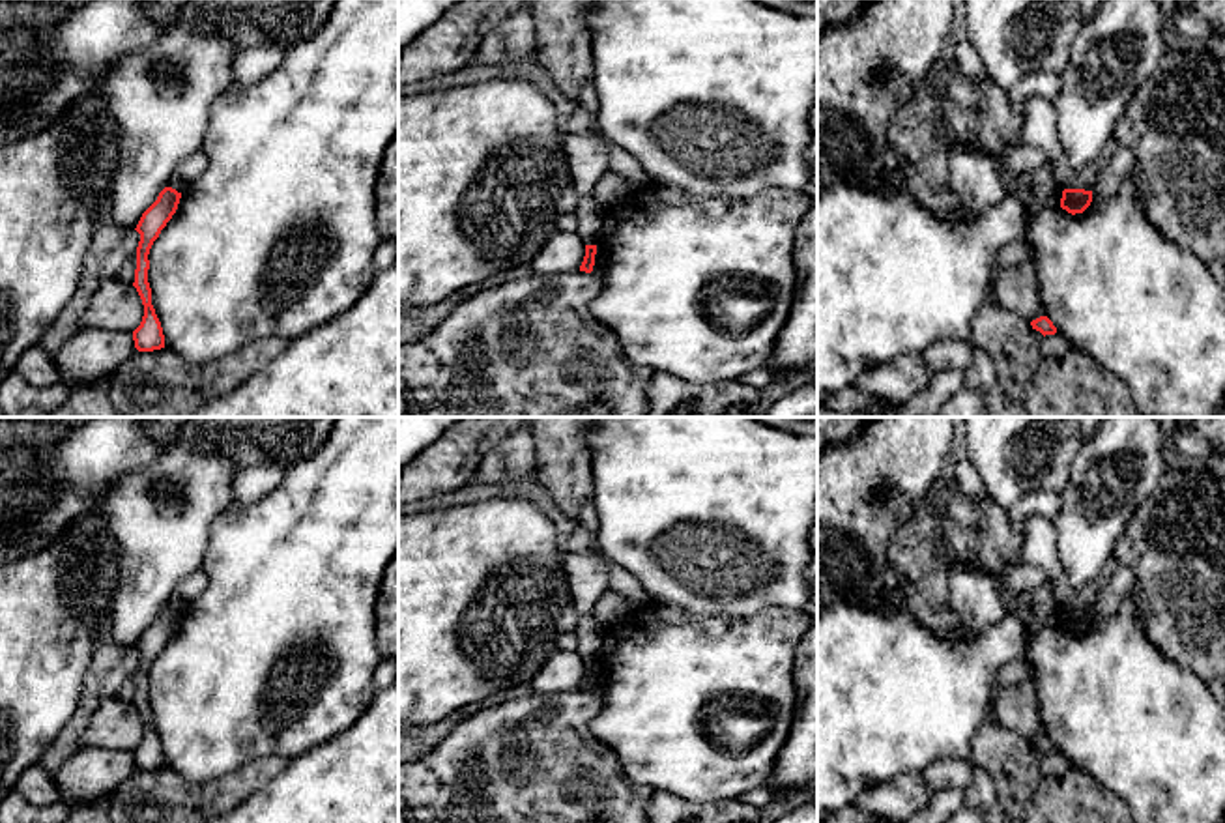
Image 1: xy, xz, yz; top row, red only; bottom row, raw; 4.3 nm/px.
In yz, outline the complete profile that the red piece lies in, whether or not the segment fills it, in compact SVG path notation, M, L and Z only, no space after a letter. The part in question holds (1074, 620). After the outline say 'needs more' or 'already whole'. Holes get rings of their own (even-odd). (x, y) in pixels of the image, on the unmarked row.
M1064 608L1060 617L1060 627L1068 632L1083 632L1092 621L1092 610L1085 608Z; already whole

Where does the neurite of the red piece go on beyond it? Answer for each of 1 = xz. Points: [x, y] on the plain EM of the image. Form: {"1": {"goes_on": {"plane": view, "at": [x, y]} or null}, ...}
{"1": {"goes_on": null}}

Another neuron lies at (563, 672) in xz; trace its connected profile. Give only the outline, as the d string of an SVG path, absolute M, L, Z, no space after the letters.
M555 651L531 679L535 694L561 694L580 690L585 660L574 651Z

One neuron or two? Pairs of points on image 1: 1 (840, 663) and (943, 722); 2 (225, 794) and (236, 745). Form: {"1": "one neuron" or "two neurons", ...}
{"1": "one neuron", "2": "two neurons"}

